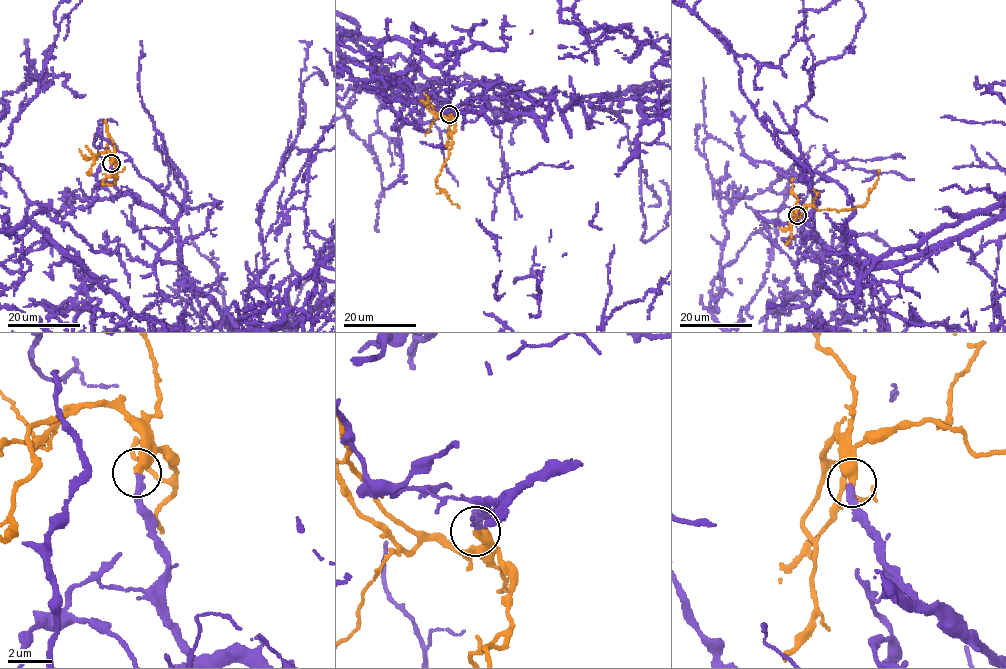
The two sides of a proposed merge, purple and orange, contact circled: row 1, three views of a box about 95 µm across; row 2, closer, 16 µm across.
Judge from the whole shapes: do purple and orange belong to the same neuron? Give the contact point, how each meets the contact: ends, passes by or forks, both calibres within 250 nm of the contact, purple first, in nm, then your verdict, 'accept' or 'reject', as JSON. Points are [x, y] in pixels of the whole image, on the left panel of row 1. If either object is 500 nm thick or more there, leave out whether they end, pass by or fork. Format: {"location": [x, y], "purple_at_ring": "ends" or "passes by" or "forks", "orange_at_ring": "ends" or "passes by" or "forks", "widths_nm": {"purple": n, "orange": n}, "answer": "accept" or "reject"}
{"location": [111, 163], "purple_at_ring": "ends", "orange_at_ring": "ends", "widths_nm": {"purple": 320, "orange": 480}, "answer": "accept"}

